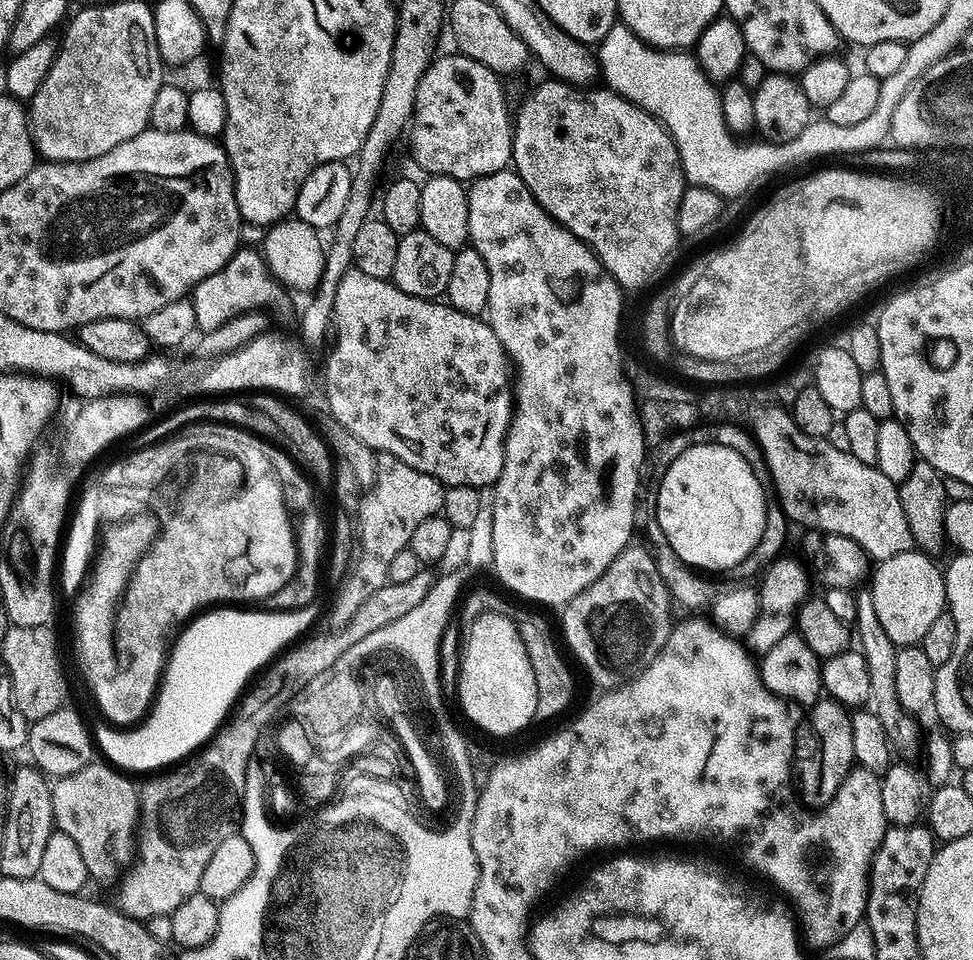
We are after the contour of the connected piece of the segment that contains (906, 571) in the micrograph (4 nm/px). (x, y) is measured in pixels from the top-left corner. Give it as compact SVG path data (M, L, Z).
M912 549L896 554L893 558L881 561L877 568L874 578L870 581L872 597L874 598L874 610L877 611L878 620L882 623L887 637L897 647L911 647L921 643L930 626L933 625L935 618L946 610L947 600L945 598L945 582L943 571L940 566L936 566L927 553Z

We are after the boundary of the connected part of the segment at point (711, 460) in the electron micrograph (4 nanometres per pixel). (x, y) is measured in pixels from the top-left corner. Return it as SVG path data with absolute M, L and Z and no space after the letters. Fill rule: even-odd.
M721 444L690 446L690 450L678 454L678 458L674 458L674 462L668 467L663 478L661 478L660 488L657 490L656 517L661 524L662 532L674 550L674 554L678 556L682 563L688 565L691 569L703 570L708 574L720 572L723 568L739 569L741 562L754 550L758 538L762 538L762 530L764 529L764 505L766 501L764 498L765 485L763 483L760 484L759 479L761 477L758 475L757 469L753 465L748 464L746 458L742 458L742 454L738 454Z

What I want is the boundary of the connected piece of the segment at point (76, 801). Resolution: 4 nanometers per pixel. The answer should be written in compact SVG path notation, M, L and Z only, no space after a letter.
M90 763L52 784L52 818L59 831L74 838L89 877L100 884L120 884L120 875L133 867L138 856L138 825L142 820L140 793L123 771L104 764Z

